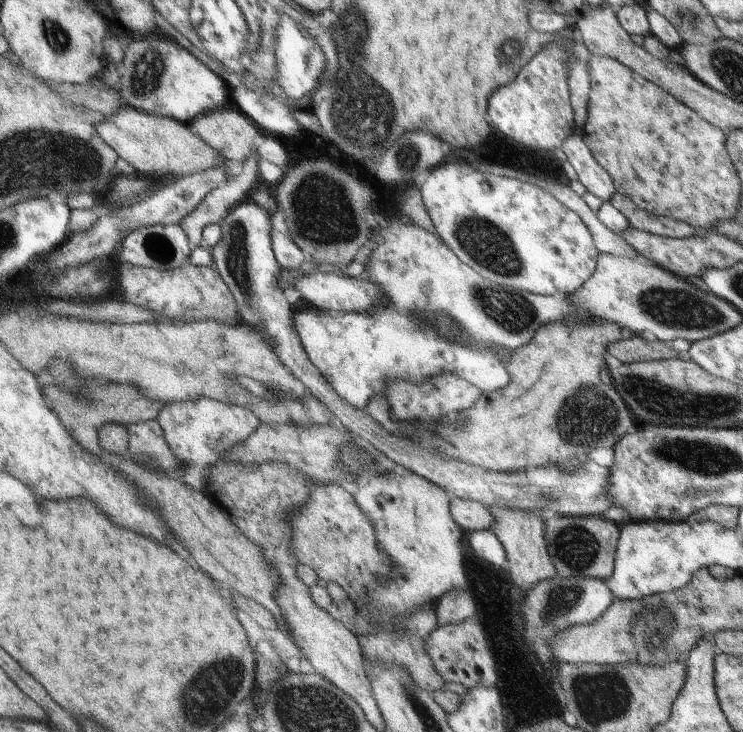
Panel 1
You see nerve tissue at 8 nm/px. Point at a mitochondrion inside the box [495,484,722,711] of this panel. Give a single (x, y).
(651, 628)

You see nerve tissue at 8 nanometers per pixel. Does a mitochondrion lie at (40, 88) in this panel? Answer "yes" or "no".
no

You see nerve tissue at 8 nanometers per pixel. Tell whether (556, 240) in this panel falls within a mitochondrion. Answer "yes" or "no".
no

